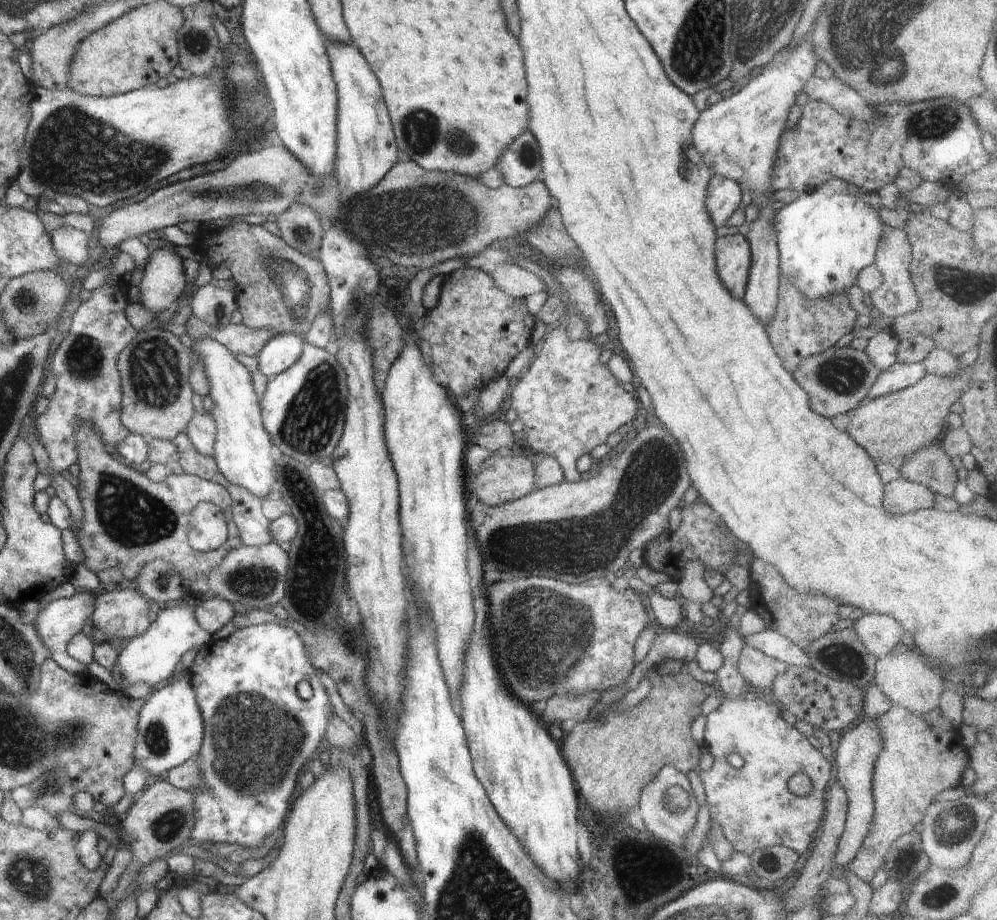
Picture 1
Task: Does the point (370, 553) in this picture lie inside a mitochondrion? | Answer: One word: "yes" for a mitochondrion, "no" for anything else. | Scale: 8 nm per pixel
no

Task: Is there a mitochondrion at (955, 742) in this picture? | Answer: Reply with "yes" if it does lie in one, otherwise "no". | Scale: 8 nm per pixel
no

